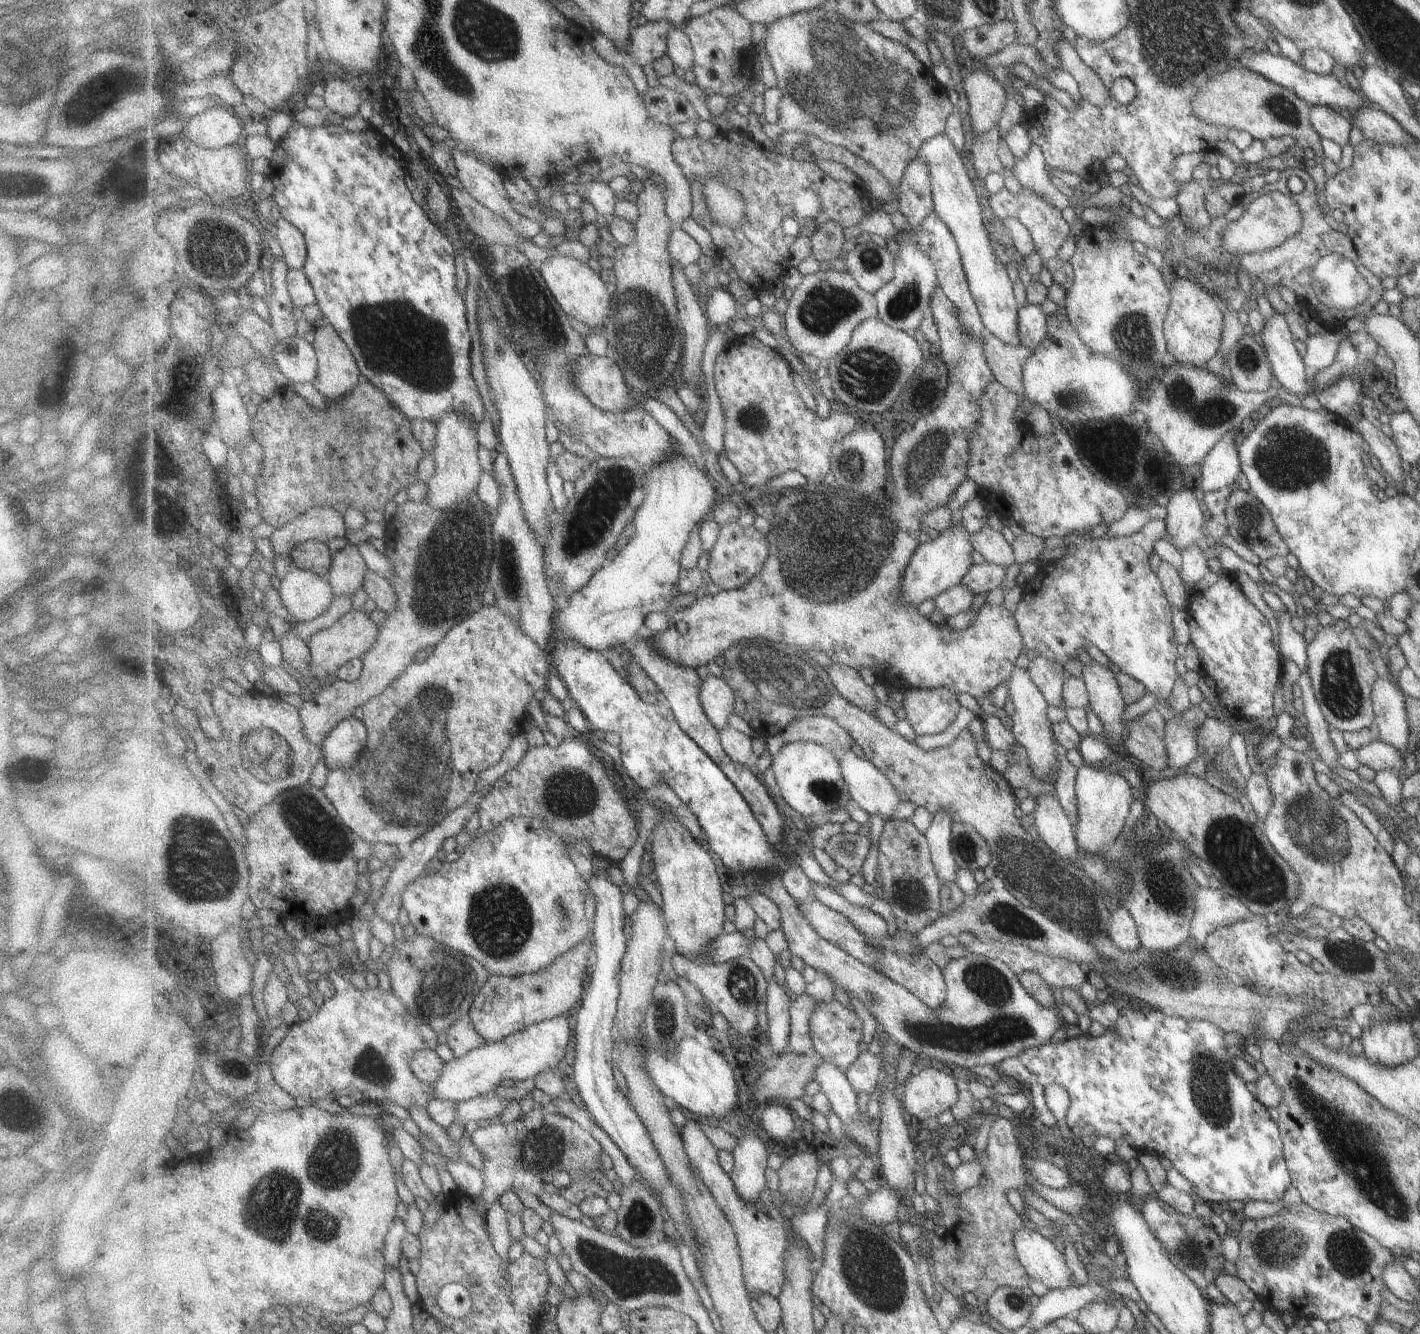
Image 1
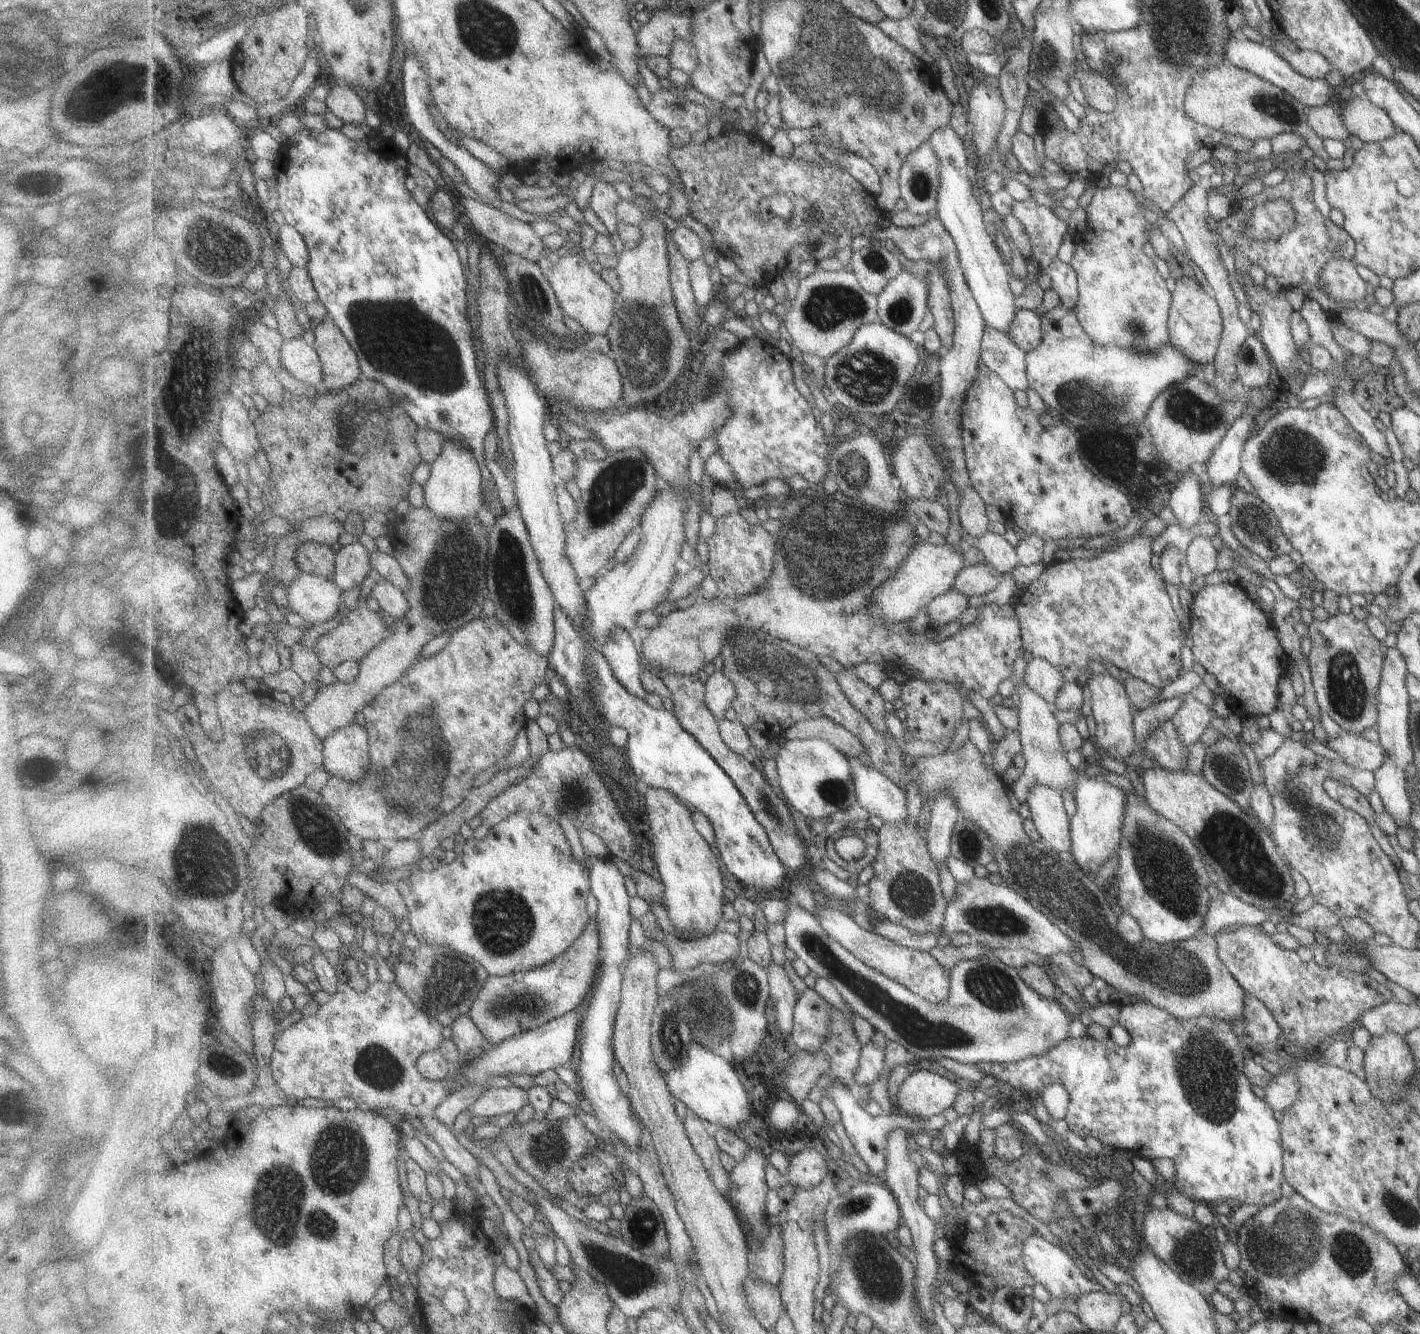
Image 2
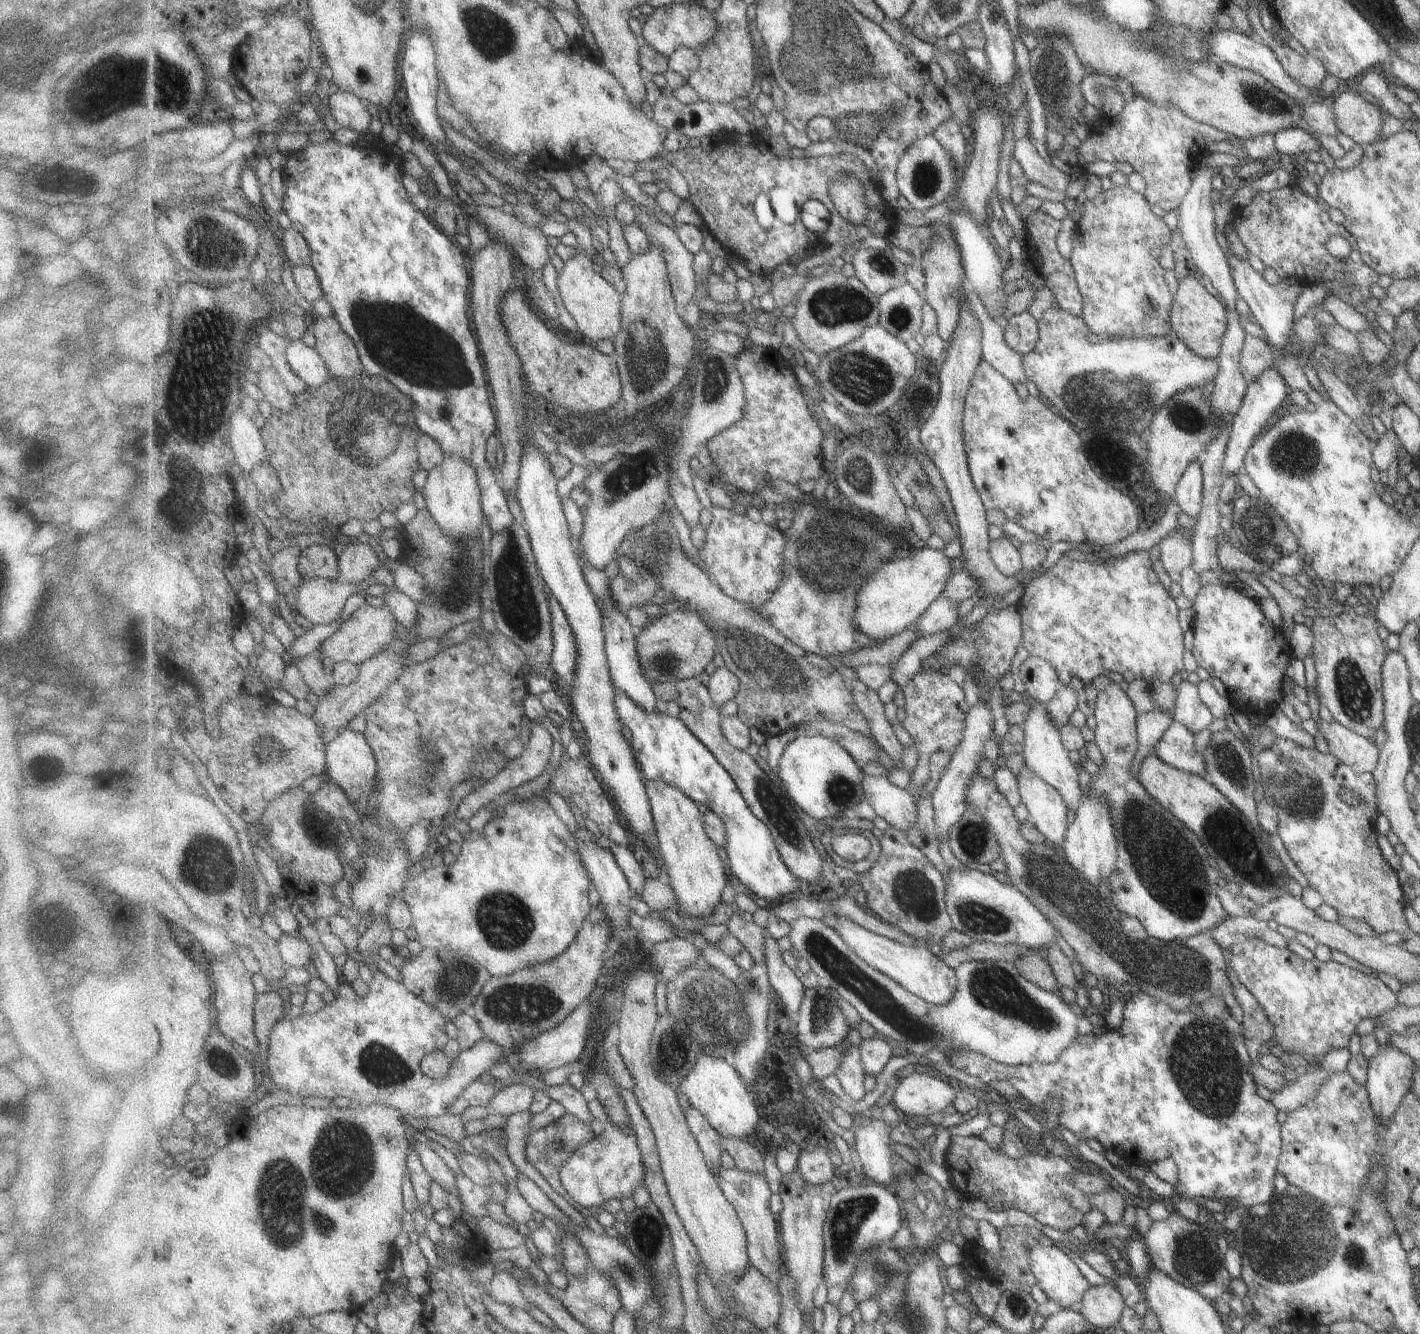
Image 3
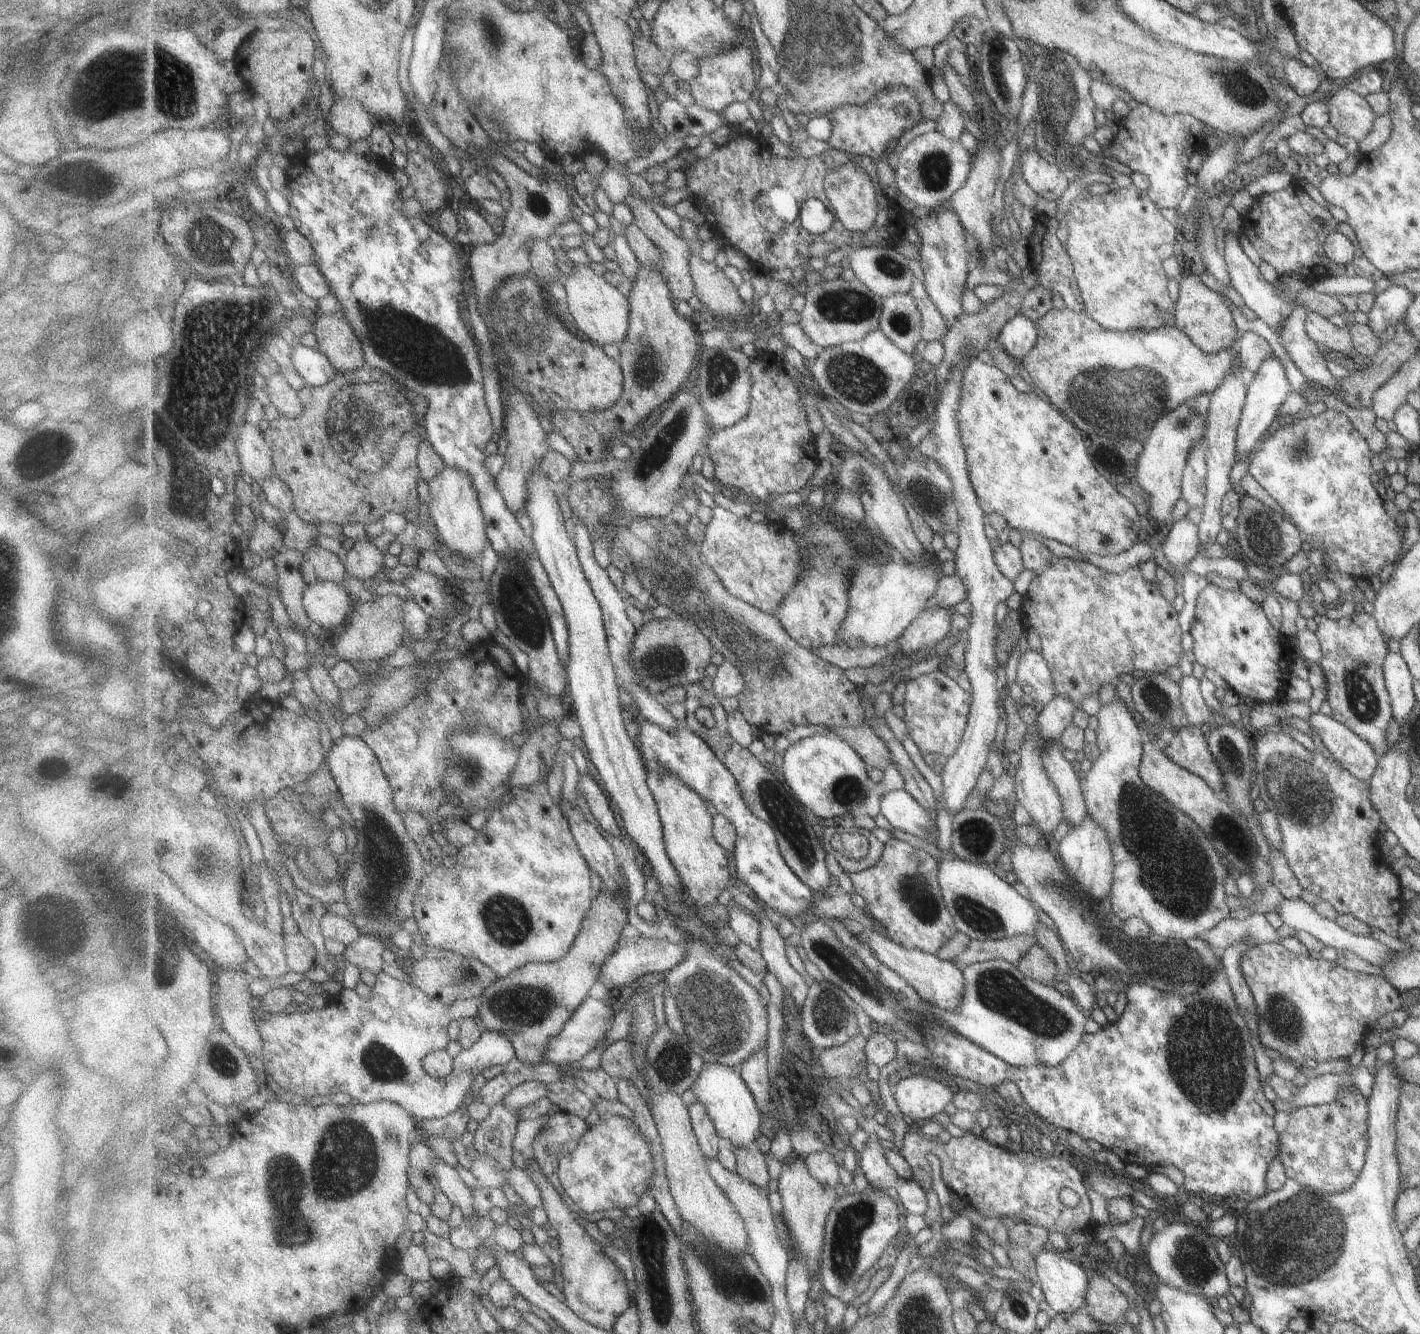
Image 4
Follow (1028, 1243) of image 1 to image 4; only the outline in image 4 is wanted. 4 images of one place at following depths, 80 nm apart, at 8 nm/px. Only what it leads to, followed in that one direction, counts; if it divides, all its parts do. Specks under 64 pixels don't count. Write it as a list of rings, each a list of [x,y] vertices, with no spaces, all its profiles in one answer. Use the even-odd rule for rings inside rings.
[[[1042,1250],[1036,1256],[1038,1285],[1044,1293],[1044,1307],[1051,1314],[1081,1310],[1089,1284],[1078,1261],[1056,1250]]]

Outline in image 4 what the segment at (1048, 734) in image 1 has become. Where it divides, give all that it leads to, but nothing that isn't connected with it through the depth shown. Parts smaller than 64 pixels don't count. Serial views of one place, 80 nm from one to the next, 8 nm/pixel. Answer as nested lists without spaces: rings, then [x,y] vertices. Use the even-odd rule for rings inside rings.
[[[1048,743],[1044,749],[1044,763],[1048,779],[1054,784],[1061,803],[1061,816],[1069,828],[1079,825],[1086,818],[1086,803],[1077,779],[1075,763],[1068,763],[1061,756],[1057,743]]]

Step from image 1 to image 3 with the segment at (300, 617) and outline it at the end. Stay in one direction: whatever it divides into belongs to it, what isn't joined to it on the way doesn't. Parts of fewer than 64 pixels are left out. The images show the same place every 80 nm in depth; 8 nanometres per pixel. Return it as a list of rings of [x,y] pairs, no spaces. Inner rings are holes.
[[[323,577],[304,578],[296,594],[296,608],[313,625],[329,624],[341,616],[347,600],[359,592],[355,583]]]

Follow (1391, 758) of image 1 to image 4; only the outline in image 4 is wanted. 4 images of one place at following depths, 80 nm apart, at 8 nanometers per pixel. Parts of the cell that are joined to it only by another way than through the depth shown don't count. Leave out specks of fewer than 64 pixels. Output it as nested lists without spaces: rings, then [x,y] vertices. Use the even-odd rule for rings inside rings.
[[[1320,712],[1311,713],[1307,722],[1343,770],[1357,780],[1368,780],[1377,758],[1372,748],[1360,736]]]

